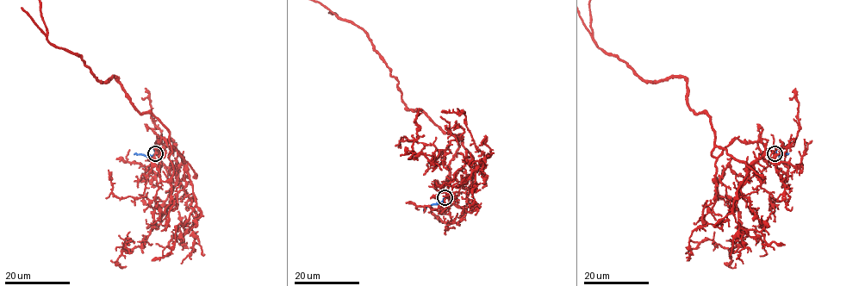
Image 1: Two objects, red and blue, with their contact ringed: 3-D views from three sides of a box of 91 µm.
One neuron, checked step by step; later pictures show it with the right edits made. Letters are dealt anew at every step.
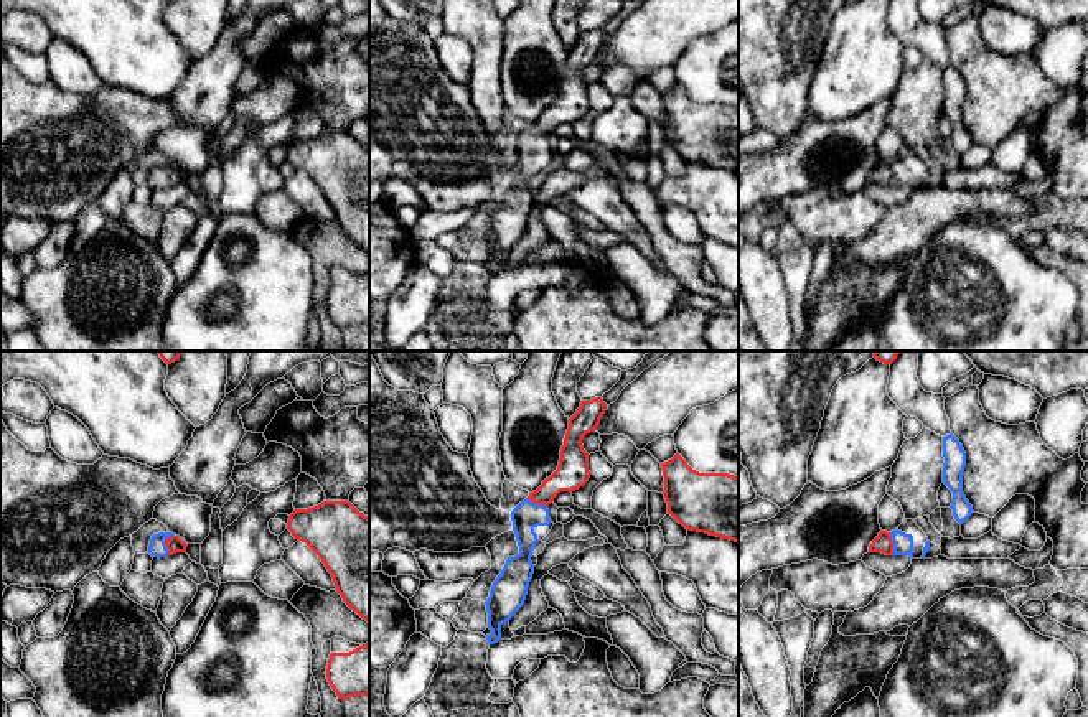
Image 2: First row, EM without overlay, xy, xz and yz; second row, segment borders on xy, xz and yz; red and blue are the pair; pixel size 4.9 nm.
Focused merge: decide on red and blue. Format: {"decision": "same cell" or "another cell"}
{"decision": "same cell"}

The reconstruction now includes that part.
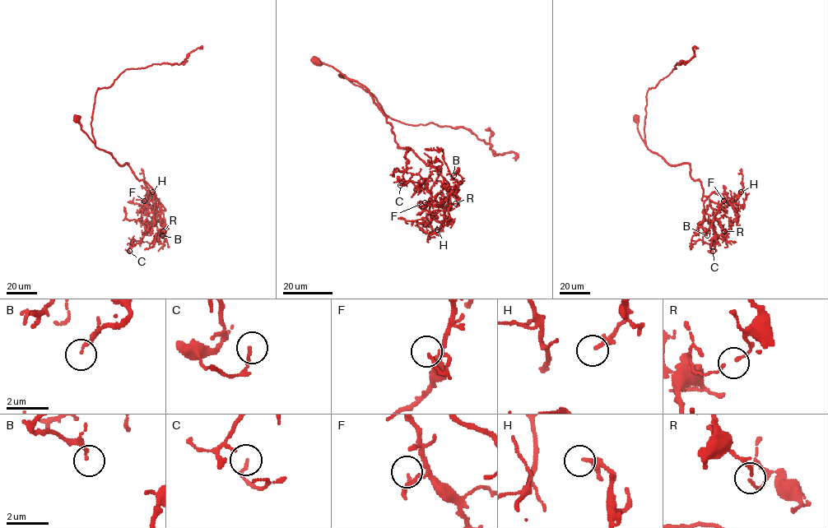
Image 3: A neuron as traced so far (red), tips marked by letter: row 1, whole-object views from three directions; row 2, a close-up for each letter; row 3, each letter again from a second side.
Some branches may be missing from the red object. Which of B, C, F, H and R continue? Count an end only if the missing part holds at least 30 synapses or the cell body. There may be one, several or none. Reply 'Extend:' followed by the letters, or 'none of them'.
Extend: B

